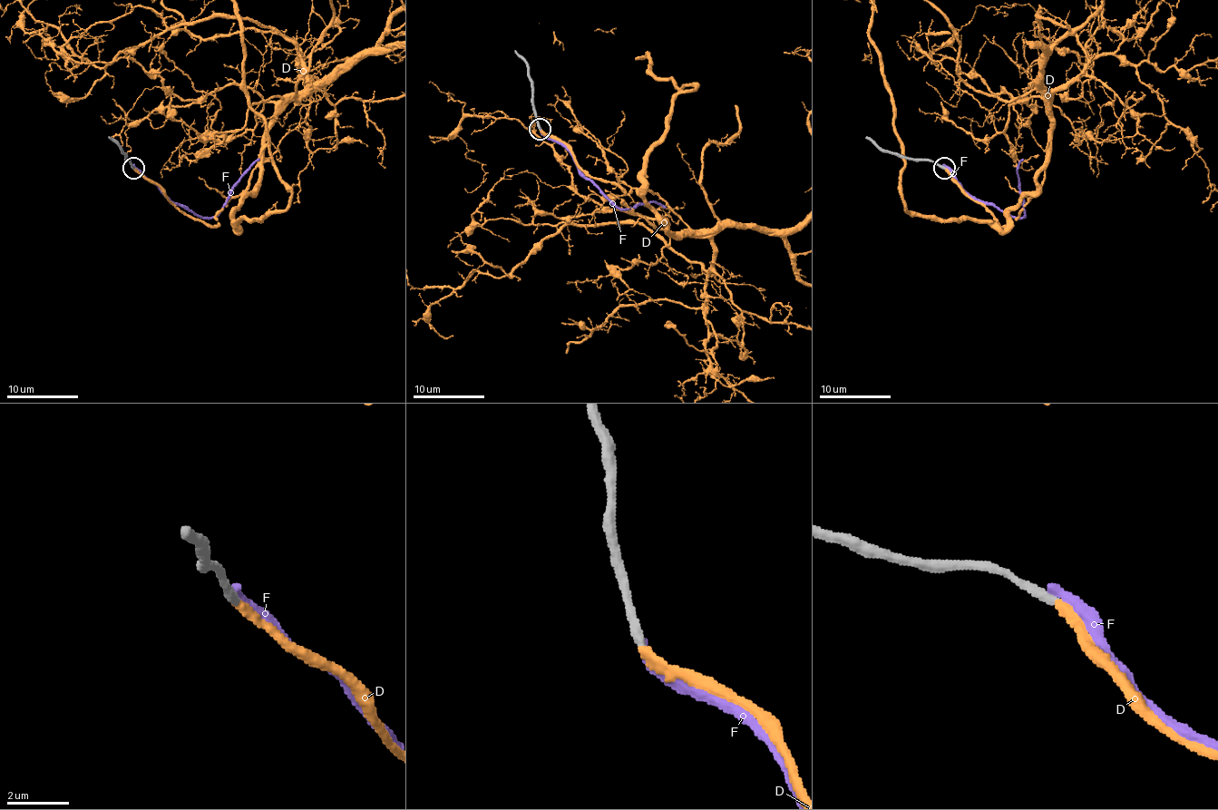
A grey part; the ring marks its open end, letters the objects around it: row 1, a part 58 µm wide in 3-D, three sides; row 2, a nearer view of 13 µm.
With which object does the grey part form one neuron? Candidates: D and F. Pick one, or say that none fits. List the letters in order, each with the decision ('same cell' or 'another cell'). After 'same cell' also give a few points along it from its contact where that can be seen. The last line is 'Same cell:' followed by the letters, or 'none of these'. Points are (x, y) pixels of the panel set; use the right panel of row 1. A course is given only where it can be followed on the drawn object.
D: same cell
F: another cell
Same cell: D

